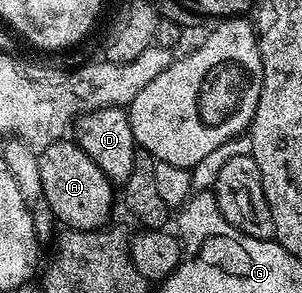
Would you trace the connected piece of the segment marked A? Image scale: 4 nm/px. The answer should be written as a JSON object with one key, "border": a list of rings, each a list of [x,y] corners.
{"border":[[[63,137],[57,143],[42,149],[39,154],[38,164],[40,165],[40,181],[44,181],[44,197],[48,197],[48,205],[59,224],[66,223],[62,225],[75,231],[97,231],[107,226],[109,219],[106,218],[114,207],[116,191],[110,178],[95,165],[92,157],[88,157],[88,153],[84,153],[84,149],[78,146],[77,142],[70,140],[69,143],[68,140],[69,138]]]}

